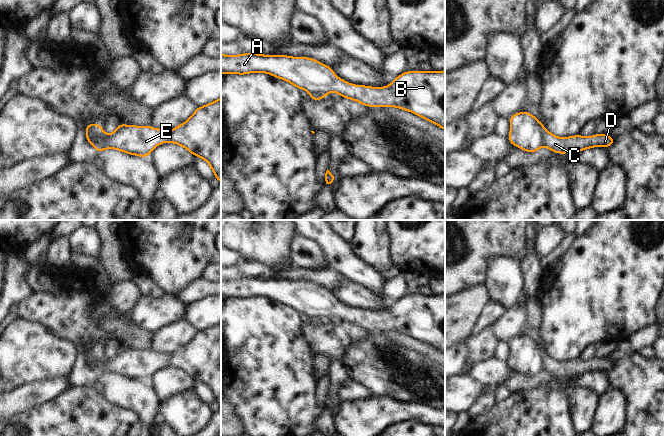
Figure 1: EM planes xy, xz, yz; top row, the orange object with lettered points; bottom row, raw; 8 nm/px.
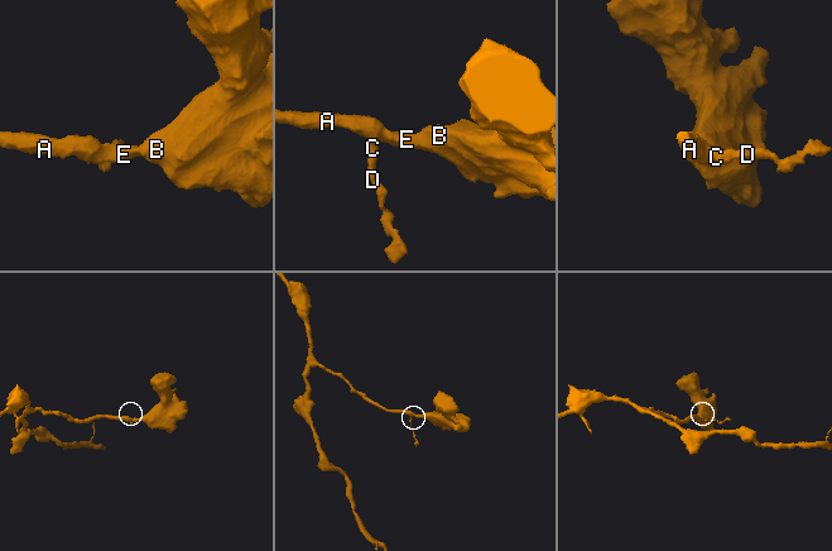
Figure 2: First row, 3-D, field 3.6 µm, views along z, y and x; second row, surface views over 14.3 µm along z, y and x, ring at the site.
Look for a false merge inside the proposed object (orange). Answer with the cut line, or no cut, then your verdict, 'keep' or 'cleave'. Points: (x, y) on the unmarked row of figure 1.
yz (543, 352), (544, 369) | cleave

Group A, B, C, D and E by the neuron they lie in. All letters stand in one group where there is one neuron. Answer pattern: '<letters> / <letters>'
A B E / C D

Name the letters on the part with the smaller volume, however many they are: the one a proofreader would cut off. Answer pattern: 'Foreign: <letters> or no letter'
Foreign: C, D

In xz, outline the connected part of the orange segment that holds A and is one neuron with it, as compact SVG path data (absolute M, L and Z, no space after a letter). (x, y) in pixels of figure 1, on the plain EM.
M257 277L221 278L221 297L223 299L246 299L255 296L267 297L287 305L296 312L307 315L310 319L316 317L326 321L330 316L336 316L343 322L351 323L367 331L395 331L409 335L445 354L445 294L405 295L388 310L372 311L354 309L344 305L334 297L332 291L310 281Z

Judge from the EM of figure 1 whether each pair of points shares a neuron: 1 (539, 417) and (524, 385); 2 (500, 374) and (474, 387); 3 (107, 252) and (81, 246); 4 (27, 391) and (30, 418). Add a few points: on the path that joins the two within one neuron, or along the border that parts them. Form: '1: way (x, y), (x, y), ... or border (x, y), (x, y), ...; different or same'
1: border (540, 387), (512, 394); different
2: border (467, 373), (475, 380), (486, 385); different
3: border (95, 230), (100, 242), (100, 255); different
4: border (51, 399), (28, 407), (10, 418); different

